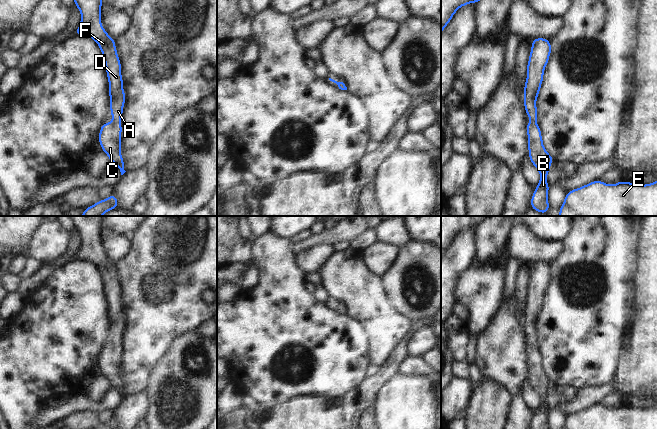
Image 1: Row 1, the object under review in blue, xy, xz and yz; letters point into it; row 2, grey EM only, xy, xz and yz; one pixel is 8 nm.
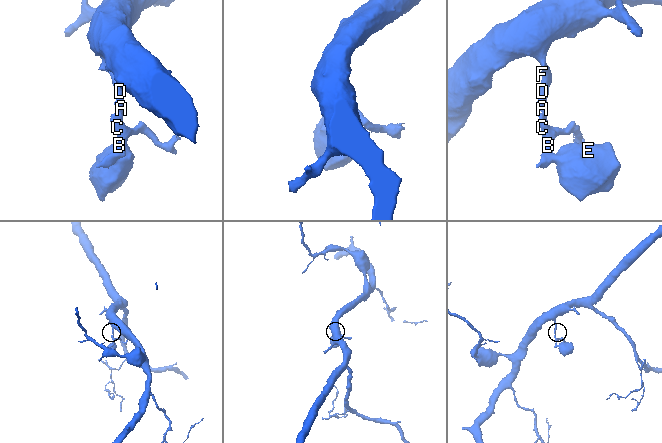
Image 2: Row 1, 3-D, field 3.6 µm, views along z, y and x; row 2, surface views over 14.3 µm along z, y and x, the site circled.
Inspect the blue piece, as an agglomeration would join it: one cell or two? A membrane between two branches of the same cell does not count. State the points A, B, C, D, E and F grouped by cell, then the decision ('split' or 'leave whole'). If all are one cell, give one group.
groups A B C D E F; leave whole

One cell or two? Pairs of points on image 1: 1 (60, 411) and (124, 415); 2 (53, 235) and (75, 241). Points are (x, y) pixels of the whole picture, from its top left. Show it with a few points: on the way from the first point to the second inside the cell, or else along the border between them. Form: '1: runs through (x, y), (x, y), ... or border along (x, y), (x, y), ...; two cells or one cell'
1: border along (121, 399), (113, 410); two cells
2: border along (69, 235), (66, 249), (56, 259); two cells

